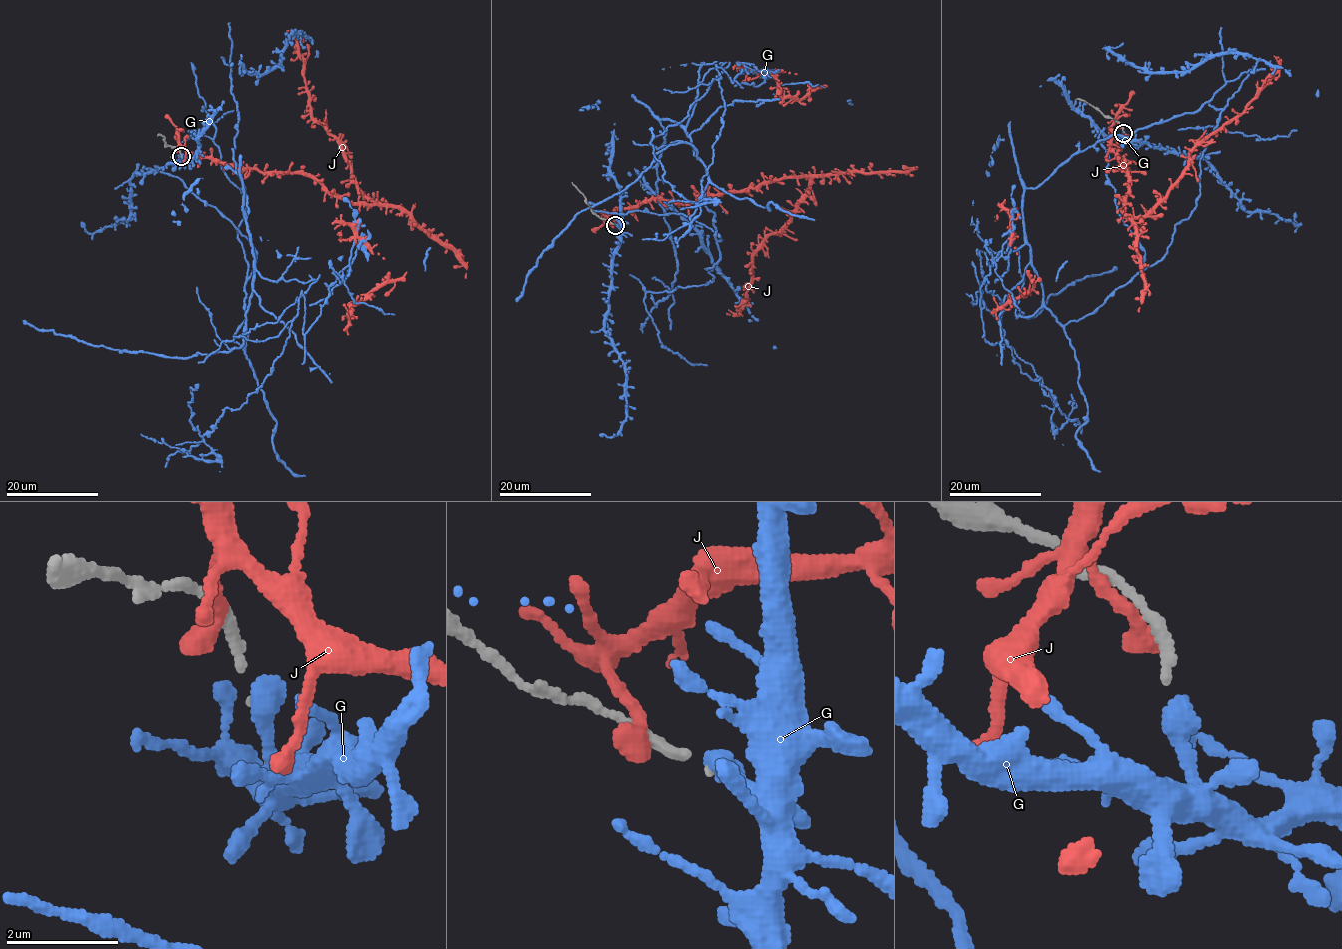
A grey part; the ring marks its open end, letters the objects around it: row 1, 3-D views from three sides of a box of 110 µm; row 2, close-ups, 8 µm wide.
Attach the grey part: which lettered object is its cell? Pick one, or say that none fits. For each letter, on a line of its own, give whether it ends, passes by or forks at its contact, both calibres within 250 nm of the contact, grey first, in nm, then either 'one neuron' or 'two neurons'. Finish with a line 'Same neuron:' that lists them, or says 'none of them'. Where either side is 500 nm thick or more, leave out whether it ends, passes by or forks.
G: it ends there; 100 nm thick on the grey side, 420 nm on the other; two neurons
J: it ends there; 160 nm thick on the grey side, 440 nm on the other; two neurons
Same neuron: none of them

